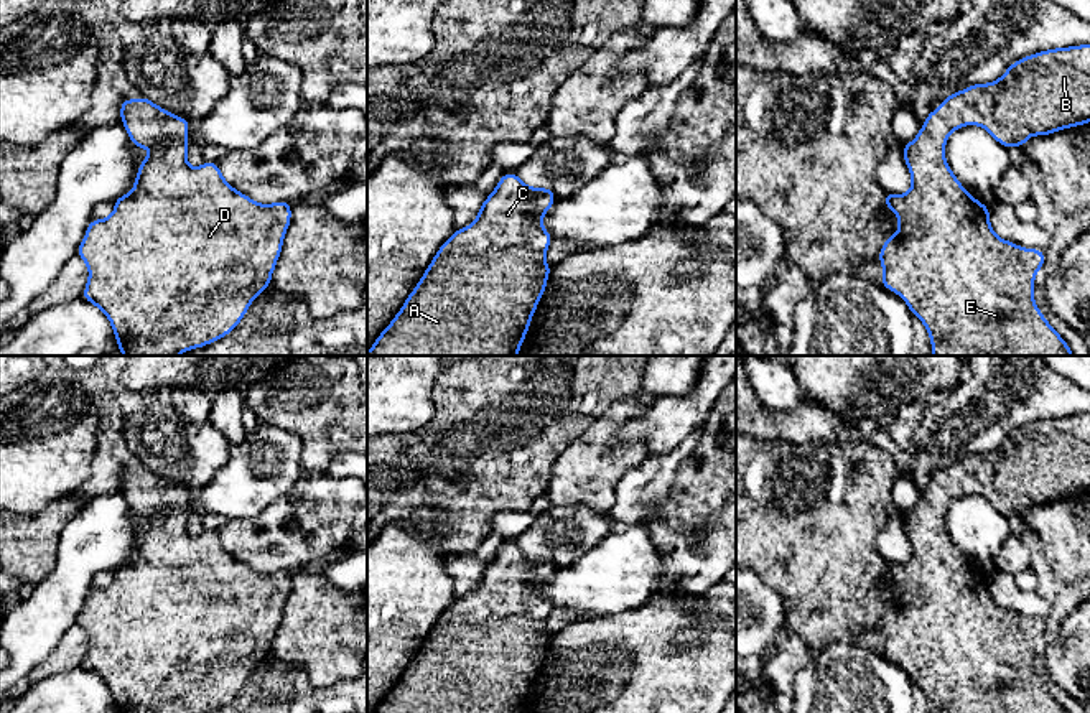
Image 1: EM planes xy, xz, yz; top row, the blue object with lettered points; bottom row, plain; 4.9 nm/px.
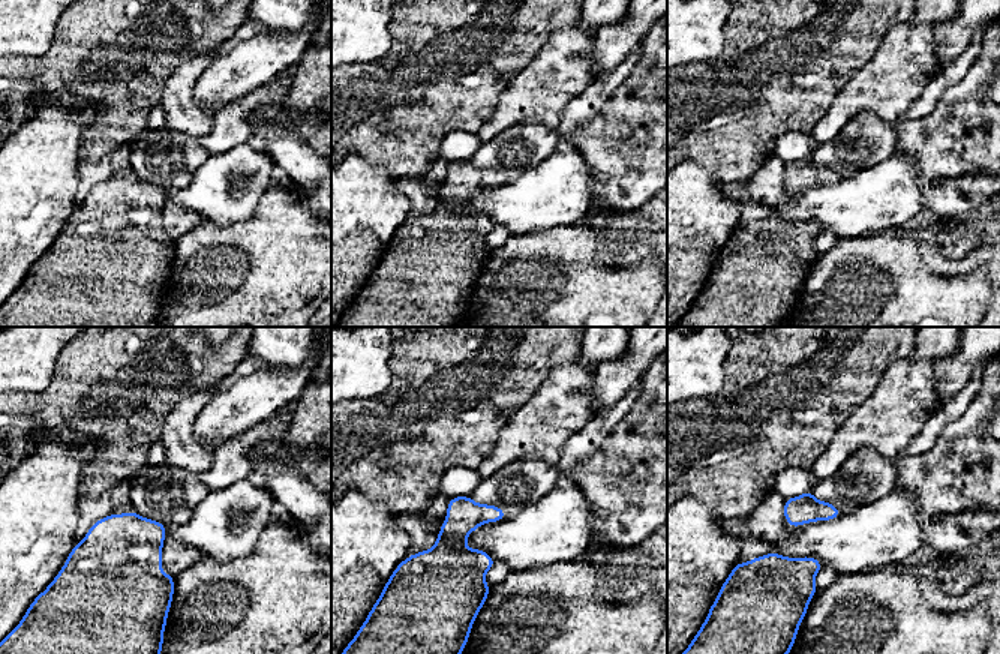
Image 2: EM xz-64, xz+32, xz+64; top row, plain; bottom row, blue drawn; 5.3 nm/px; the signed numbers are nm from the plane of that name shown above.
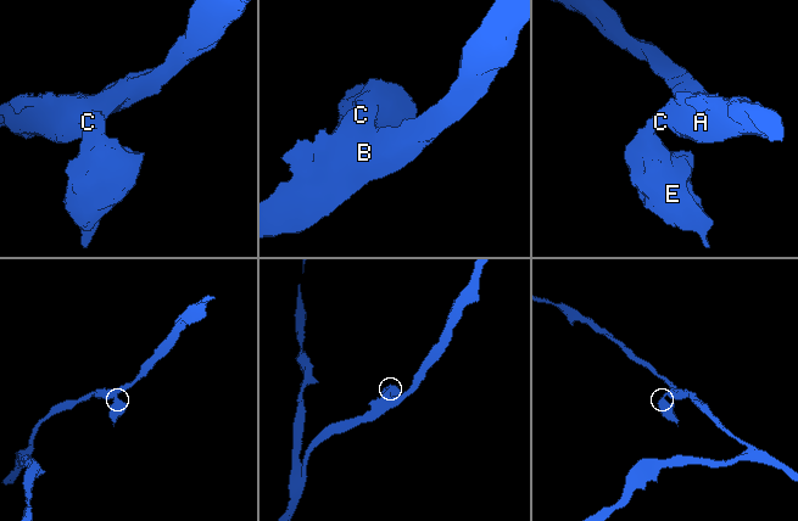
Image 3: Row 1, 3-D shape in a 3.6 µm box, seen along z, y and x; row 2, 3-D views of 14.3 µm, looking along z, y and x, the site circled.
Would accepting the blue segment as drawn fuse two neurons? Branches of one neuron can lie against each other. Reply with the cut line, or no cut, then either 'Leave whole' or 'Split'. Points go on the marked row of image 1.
No split. Leave whole

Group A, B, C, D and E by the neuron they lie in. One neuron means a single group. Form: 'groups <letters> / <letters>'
groups A B C D E

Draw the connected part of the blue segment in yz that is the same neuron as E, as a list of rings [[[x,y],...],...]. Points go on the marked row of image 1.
[[[1090,44],[1054,48],[1014,61],[1004,74],[988,84],[971,84],[960,92],[952,92],[945,100],[939,102],[939,110],[929,112],[925,122],[920,127],[917,137],[901,148],[904,161],[911,173],[912,188],[906,194],[884,193],[884,207],[891,207],[899,221],[899,232],[884,239],[883,249],[878,260],[883,265],[884,275],[881,285],[894,293],[897,293],[914,316],[917,316],[929,336],[932,344],[932,356],[1074,356],[1069,344],[1062,336],[1049,324],[1037,305],[1034,303],[1034,277],[1044,267],[1046,252],[1039,249],[1024,249],[1014,242],[1003,240],[995,234],[990,224],[990,207],[976,201],[952,173],[948,161],[945,160],[943,148],[953,130],[965,125],[983,127],[999,145],[1006,150],[1011,147],[1024,147],[1031,135],[1050,135],[1064,128],[1078,127],[1090,122]]]

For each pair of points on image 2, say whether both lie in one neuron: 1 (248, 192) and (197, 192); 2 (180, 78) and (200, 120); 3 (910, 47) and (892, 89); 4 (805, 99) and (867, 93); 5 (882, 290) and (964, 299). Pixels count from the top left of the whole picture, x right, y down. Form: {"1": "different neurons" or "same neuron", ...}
{"1": "same neuron", "2": "same neuron", "3": "same neuron", "4": "different neurons", "5": "same neuron"}

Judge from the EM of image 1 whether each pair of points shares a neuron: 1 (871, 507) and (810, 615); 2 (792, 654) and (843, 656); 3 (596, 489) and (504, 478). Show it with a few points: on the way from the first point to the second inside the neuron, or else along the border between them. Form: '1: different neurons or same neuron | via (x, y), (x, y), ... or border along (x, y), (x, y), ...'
1: same neuron | via (845, 534), (827, 552), (827, 588)
2: different neurons | border along (814, 651), (809, 662), (792, 679)
3: different neurons | border along (565, 448), (555, 460), (549, 486), (544, 491)

